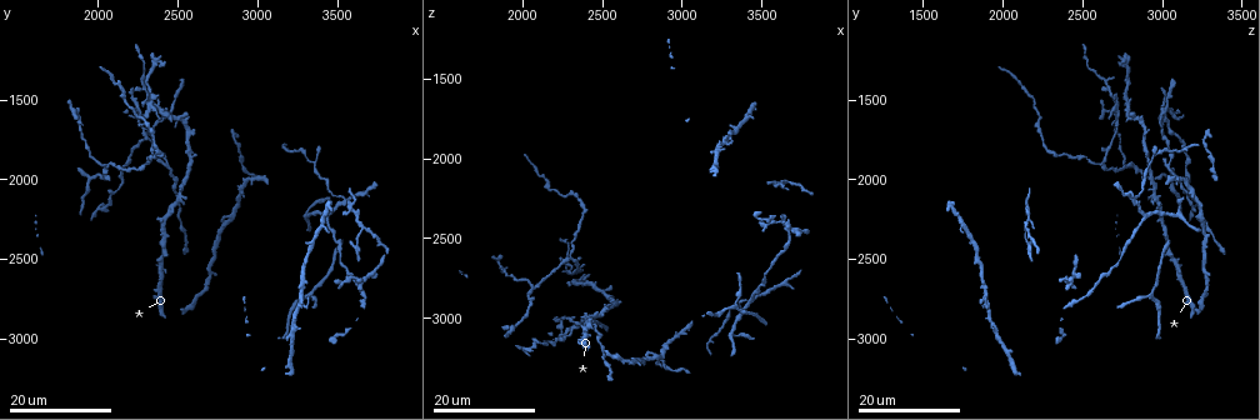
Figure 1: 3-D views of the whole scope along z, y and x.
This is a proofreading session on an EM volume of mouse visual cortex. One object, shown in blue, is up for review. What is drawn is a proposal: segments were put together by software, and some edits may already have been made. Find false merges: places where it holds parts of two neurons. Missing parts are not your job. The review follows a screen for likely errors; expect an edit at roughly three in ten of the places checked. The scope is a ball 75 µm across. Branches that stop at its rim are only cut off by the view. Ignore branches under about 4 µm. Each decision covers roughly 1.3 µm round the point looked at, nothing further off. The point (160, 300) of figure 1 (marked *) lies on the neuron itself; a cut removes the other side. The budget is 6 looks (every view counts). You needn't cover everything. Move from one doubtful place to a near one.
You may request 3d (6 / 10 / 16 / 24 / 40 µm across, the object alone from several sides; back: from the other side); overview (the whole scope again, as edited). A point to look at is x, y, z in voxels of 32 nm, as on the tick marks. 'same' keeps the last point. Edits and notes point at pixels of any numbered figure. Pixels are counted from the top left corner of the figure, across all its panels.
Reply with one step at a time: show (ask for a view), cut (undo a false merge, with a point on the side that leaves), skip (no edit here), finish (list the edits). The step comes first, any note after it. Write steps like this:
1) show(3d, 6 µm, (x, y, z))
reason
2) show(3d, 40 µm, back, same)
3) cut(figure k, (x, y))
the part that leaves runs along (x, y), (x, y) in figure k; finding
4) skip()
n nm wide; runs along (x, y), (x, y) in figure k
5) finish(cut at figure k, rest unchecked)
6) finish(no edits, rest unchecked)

show(3d, 24 µm, (2040, 1900, 2820))
three-way junction

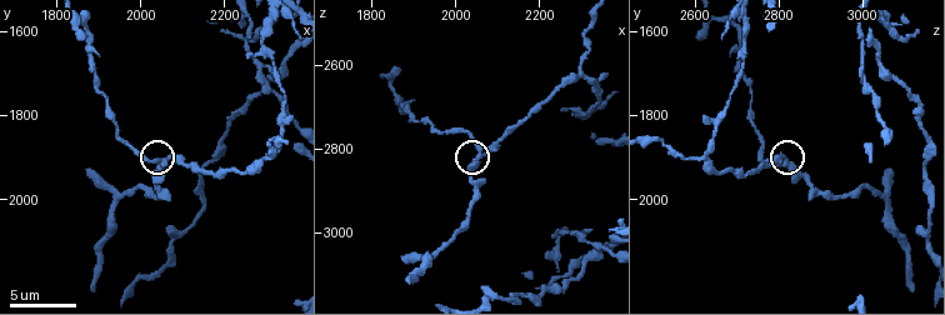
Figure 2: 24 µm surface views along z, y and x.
show(3d, 10 µm, (2060, 1915, 2810))
closer look

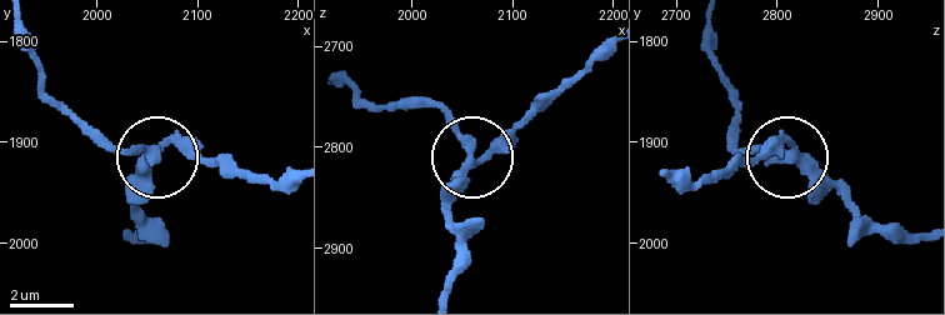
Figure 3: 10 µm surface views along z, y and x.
skip()
320 nm wide; one neuron here

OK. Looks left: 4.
show(3d, 16 µm, (2295, 1910, 2620))
branch point

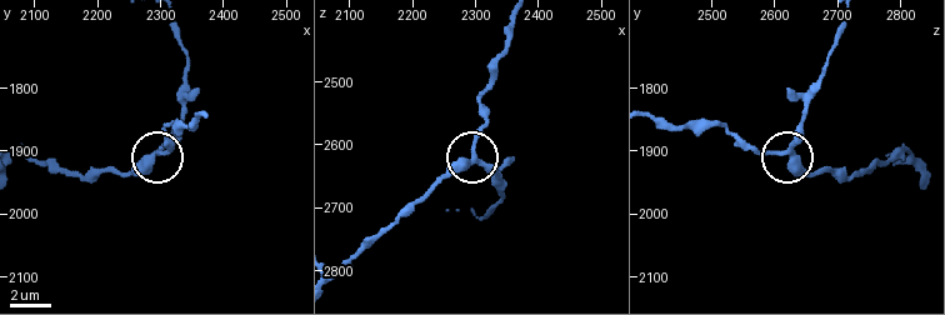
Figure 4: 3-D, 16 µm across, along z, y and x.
show(3d, 16 µm, back, (2295, 1905, 2625))

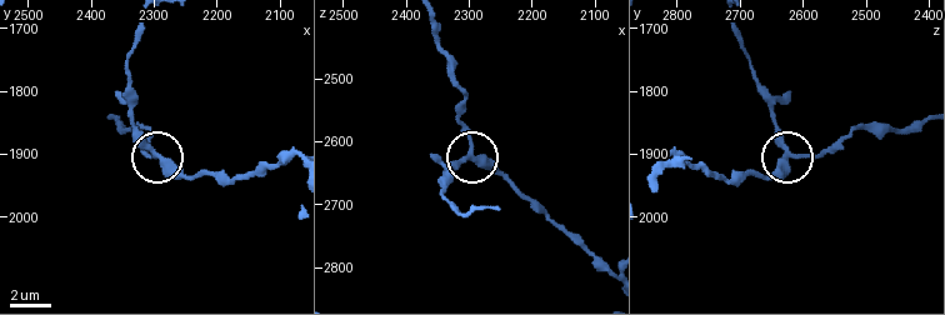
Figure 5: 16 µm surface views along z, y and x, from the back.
skip()
290 nm wide; one neuron here

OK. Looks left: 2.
show(3d, 16 µm, (3660, 2320, 2140))
a fork

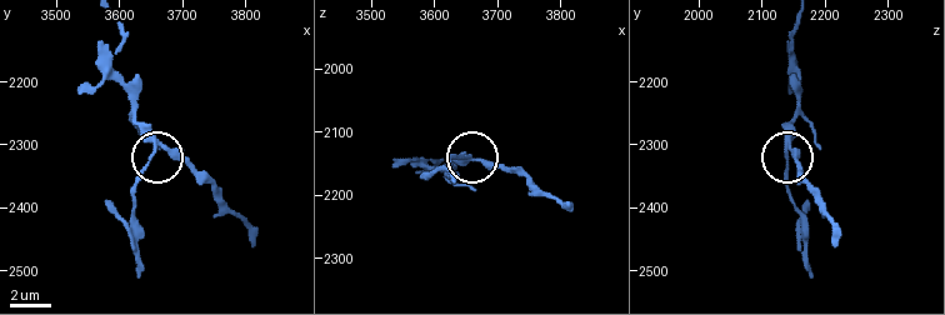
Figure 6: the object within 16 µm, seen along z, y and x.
show(3d, 10 µm, (3675, 2305, 2150))

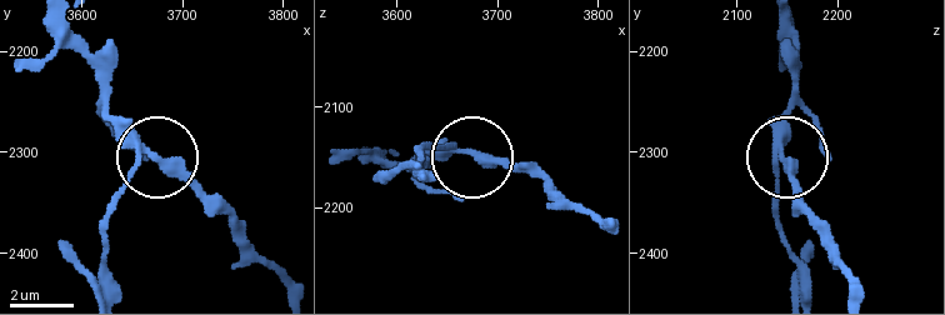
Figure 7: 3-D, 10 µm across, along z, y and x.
cut(figure 7, (115, 200))
3 arms; the part that leaves runs along (138, 160), (105, 230), (105, 288) in figure 7; two neurons meet here

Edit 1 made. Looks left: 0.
finish(cut at figure 7, rest unchecked)

